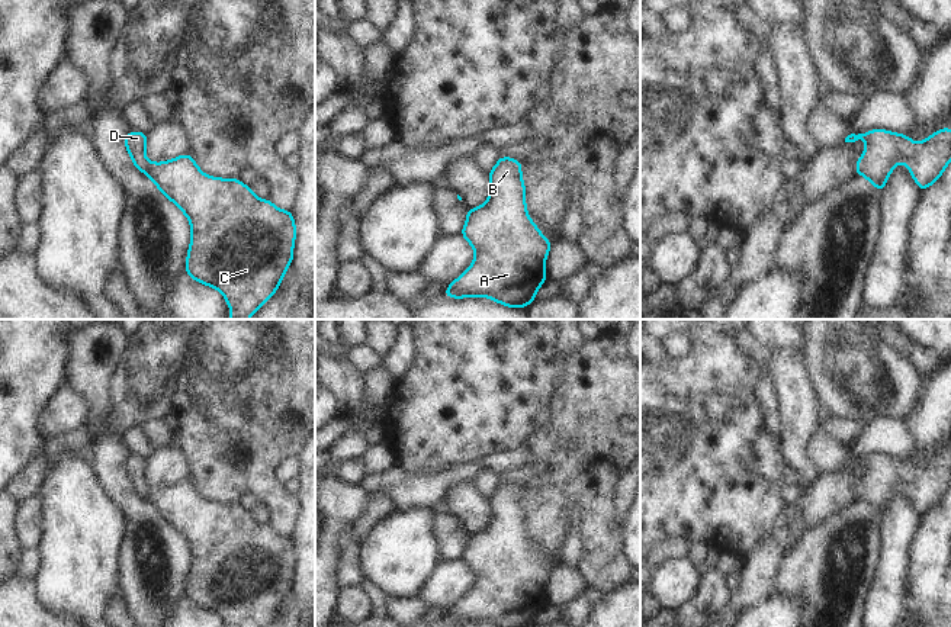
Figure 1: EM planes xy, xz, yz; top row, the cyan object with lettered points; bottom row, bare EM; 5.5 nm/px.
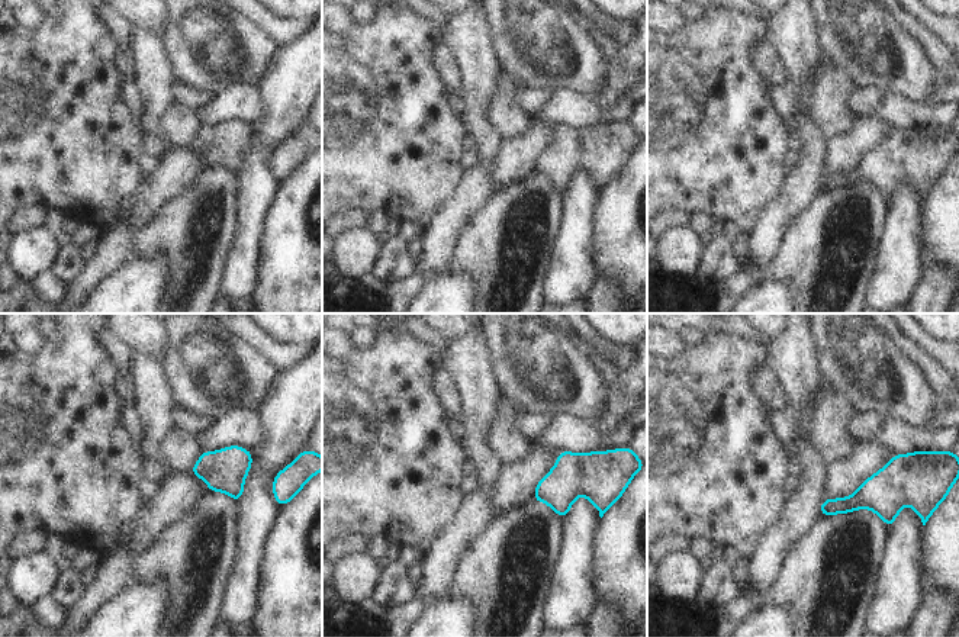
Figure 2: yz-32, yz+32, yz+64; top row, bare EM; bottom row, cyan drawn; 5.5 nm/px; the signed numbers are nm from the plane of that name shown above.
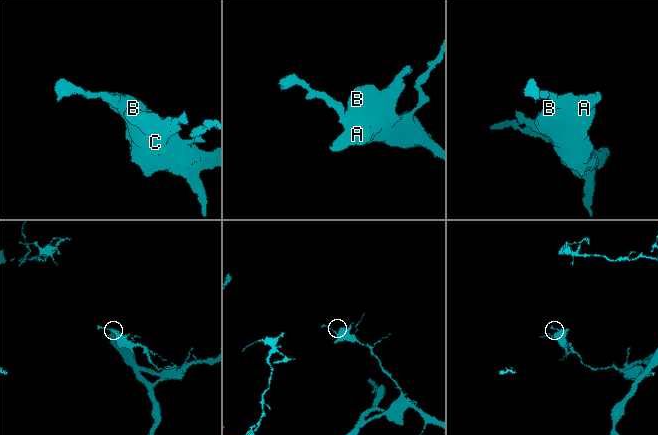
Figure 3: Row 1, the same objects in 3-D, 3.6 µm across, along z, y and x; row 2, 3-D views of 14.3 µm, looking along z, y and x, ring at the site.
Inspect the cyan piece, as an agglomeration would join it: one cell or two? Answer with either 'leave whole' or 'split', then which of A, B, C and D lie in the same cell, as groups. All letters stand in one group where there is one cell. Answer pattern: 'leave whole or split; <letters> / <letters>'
leave whole; A B C D

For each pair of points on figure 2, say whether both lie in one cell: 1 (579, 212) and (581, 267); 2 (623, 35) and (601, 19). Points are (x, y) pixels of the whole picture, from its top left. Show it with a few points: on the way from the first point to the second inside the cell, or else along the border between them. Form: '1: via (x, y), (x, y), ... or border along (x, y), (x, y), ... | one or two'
1: via (579, 225), (579, 254) | one
2: via (617, 29), (607, 22) | one

